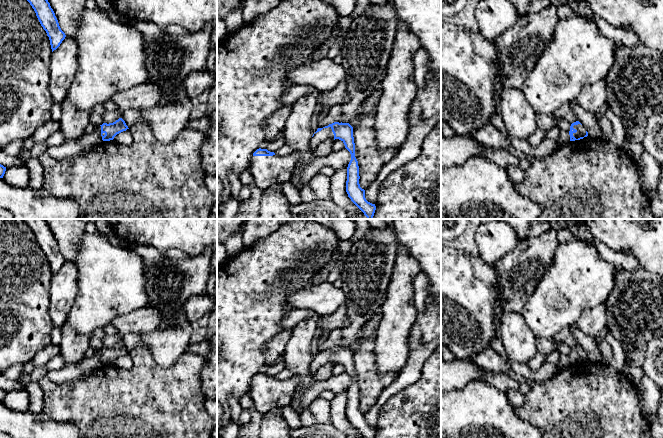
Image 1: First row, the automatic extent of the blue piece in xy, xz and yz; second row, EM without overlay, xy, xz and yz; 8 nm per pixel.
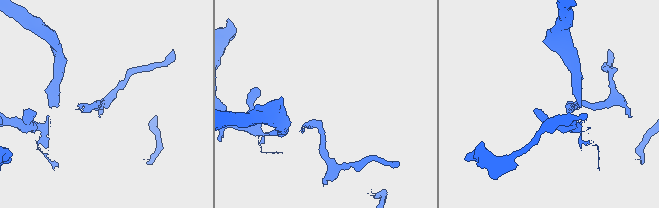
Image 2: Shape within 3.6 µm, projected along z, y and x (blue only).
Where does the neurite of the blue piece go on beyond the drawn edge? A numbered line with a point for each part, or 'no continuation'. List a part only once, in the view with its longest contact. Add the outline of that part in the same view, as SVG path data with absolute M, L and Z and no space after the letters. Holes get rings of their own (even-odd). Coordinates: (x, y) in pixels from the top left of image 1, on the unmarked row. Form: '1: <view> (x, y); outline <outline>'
1: yz (581, 355); outline M578 348L573 350L574 353L577 354L576 357L573 357L573 360L578 363L580 361L584 361L586 359L586 353L583 349Z

